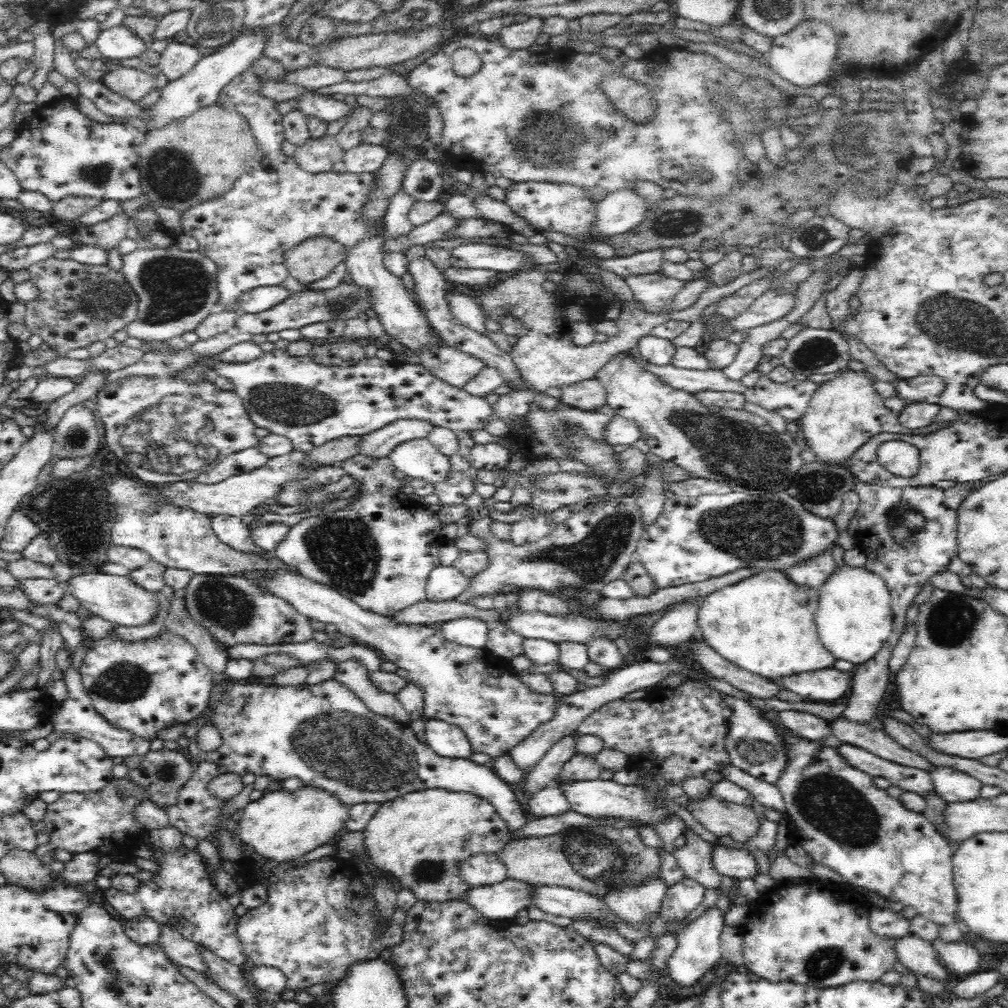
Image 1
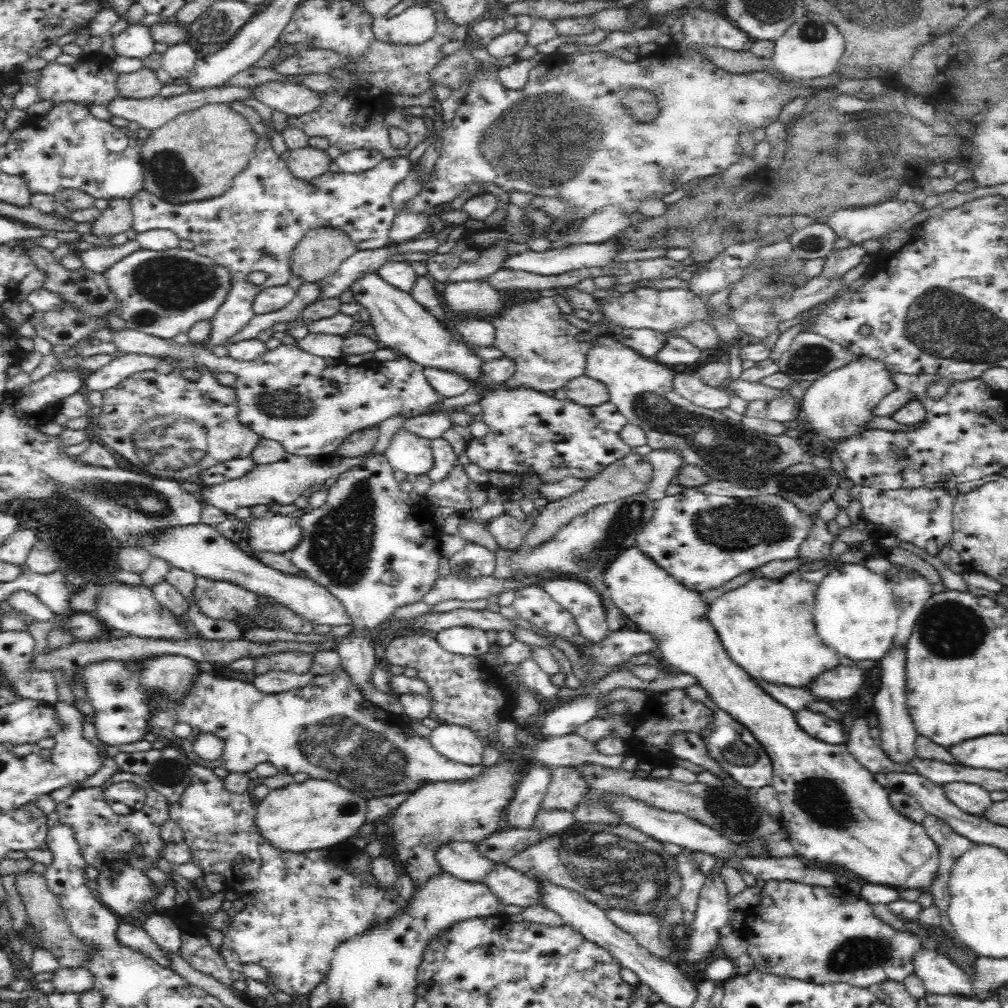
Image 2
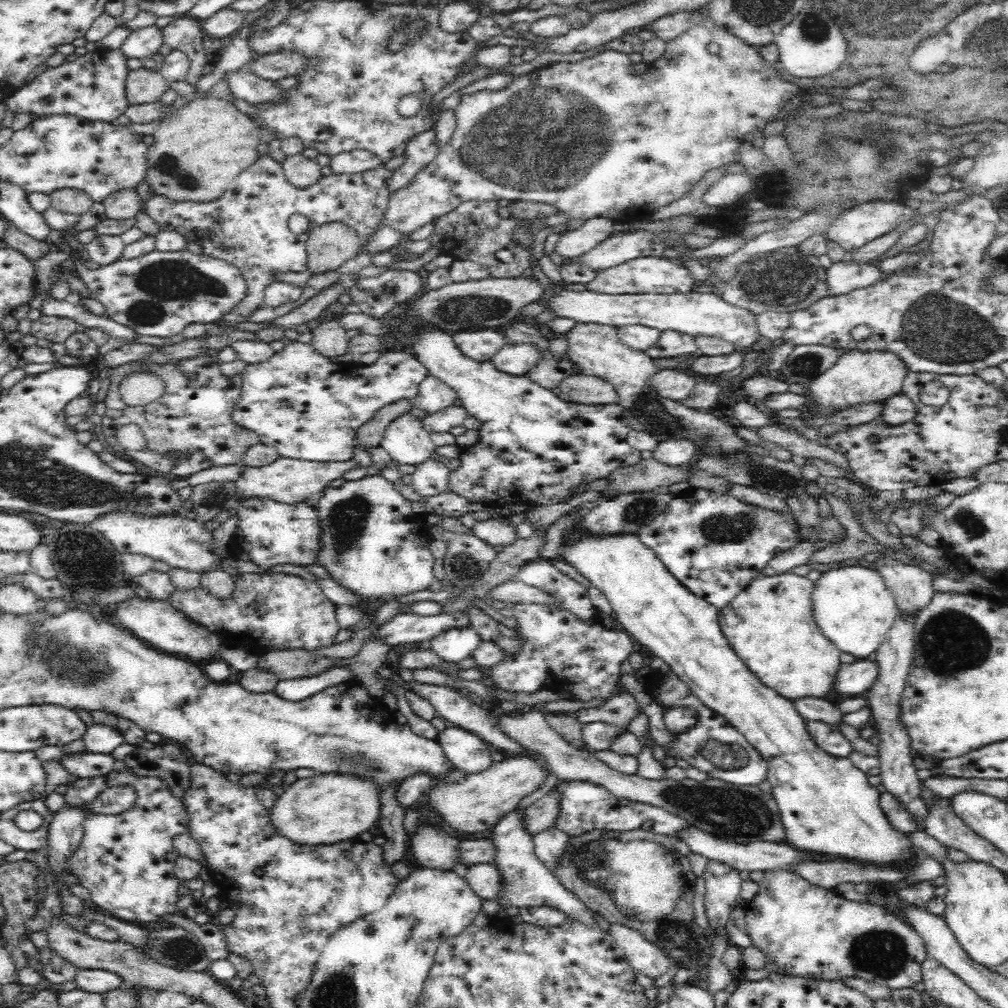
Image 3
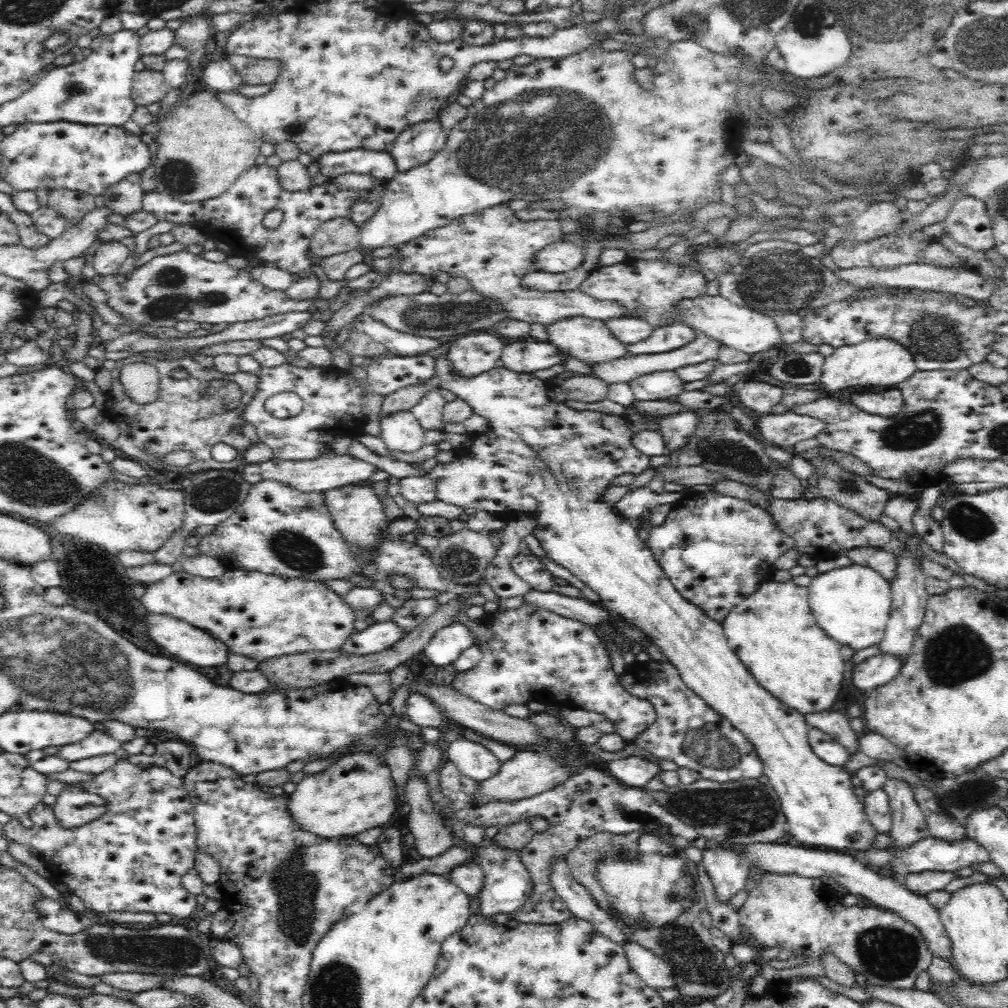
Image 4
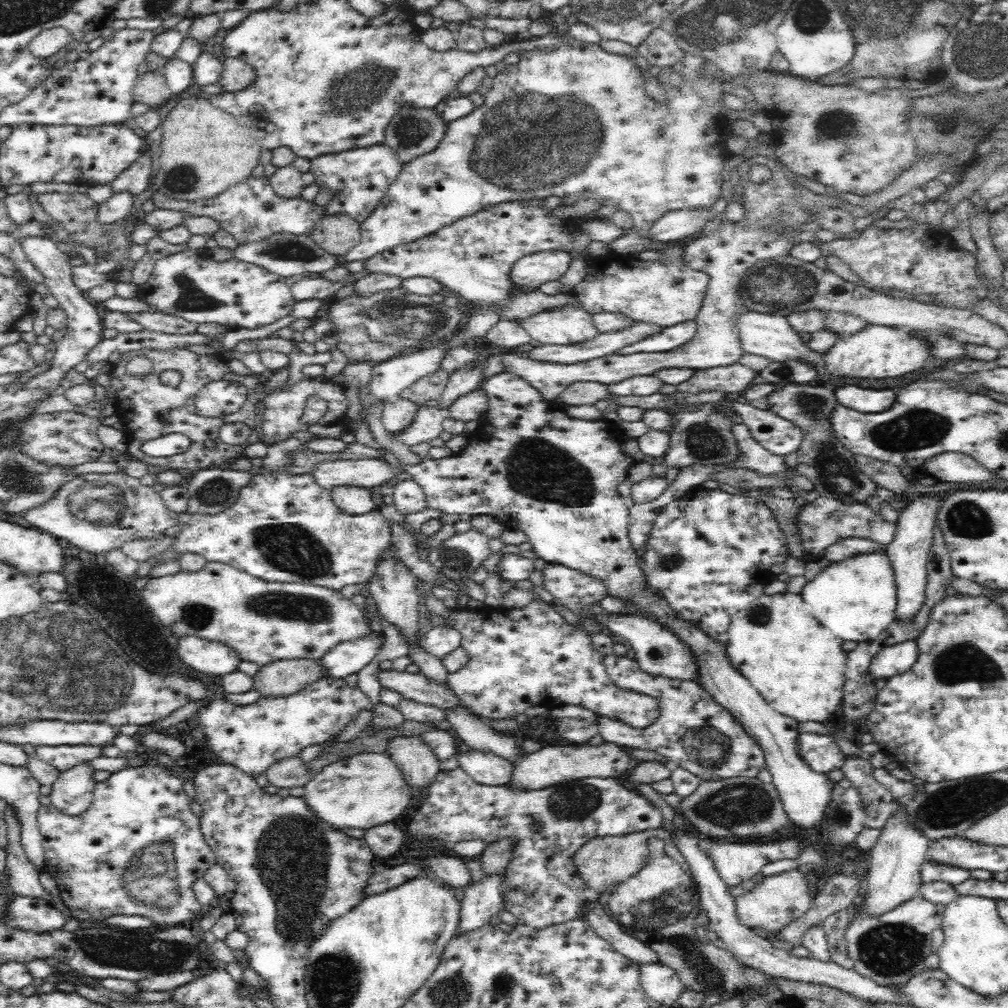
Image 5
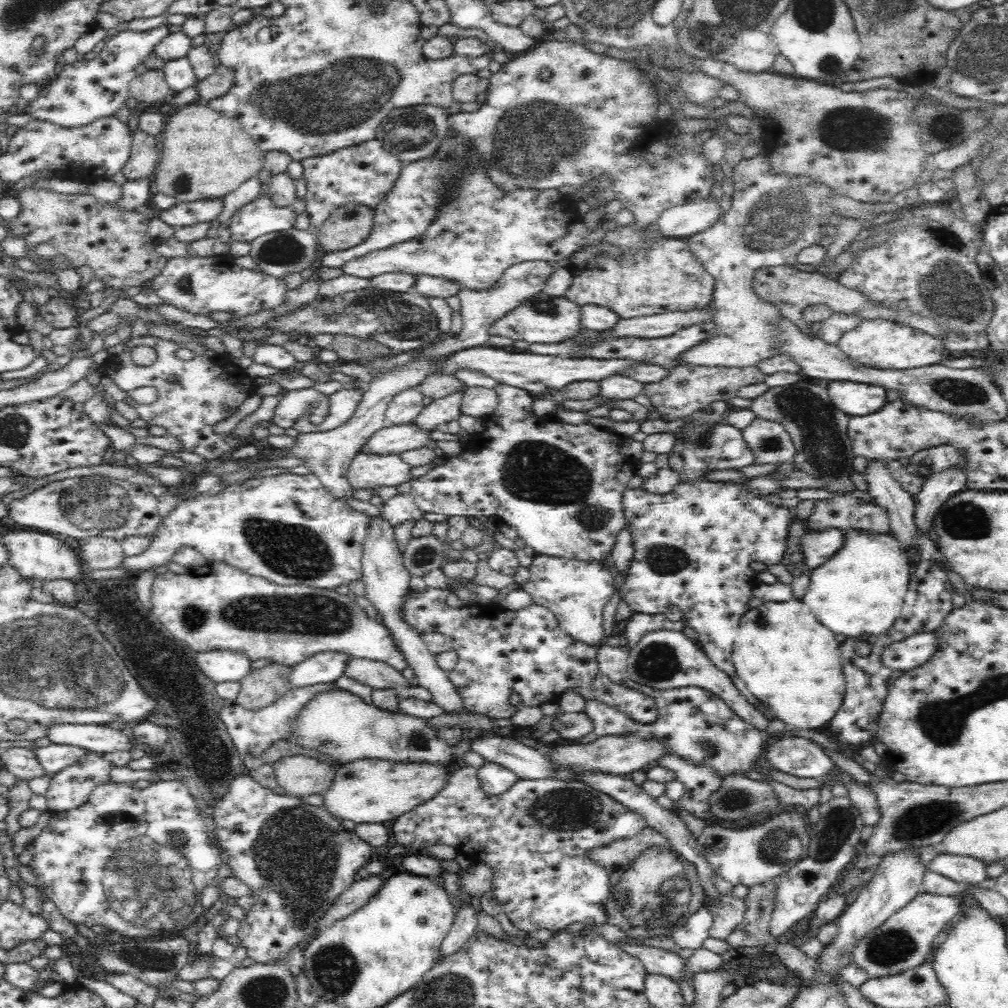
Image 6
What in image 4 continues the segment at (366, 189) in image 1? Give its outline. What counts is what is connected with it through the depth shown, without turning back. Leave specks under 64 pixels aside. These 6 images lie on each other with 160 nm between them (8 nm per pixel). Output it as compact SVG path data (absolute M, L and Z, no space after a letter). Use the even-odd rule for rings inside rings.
M267 165L255 166L246 170L224 194L203 202L181 202L156 190L146 192L142 211L156 215L160 221L189 224L201 230L207 238L217 238L234 261L259 258L270 266L298 277L306 274L311 266L304 254L309 250L312 235L318 226L333 218L350 217L354 204L363 196L363 192L336 190L331 181L324 186L314 186L304 193L294 194L280 187L276 169ZM274 210L284 213L284 217L277 229L267 230L262 220Z

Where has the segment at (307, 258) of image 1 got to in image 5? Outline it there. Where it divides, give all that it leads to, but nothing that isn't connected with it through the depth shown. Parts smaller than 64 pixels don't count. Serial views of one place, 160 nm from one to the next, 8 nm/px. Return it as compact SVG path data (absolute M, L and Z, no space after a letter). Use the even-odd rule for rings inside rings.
M345 213L325 216L311 237L320 248L339 258L360 242L361 223Z

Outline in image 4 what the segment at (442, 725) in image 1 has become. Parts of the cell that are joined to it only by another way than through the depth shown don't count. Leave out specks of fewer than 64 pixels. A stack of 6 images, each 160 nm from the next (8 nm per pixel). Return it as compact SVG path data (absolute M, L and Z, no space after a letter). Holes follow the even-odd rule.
M461 734L455 742L447 745L446 760L454 763L468 778L482 782L492 778L501 769L500 760L481 744L470 742Z

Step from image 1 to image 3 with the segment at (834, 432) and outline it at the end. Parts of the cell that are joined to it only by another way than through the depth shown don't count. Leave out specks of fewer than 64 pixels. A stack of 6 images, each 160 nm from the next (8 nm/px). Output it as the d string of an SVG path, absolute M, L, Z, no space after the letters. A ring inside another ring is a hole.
M846 349L826 372L809 384L808 401L824 408L832 408L835 412L855 406L854 404L882 402L884 398L901 392L907 374L905 363L889 350Z

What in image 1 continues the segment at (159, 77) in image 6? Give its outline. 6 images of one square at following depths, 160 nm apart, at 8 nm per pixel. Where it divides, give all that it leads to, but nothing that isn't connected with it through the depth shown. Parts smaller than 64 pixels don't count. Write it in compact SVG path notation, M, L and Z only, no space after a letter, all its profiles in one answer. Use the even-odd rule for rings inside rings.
M120 67L100 78L112 92L138 102L153 88L156 89L155 77L135 67Z

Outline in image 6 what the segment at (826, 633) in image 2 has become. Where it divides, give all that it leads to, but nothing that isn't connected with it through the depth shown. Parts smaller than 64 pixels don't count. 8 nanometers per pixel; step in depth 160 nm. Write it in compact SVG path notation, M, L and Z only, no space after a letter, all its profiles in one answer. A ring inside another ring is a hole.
M846 528L844 542L836 554L809 573L810 583L803 597L803 603L808 606L818 622L832 630L834 635L842 634L849 638L863 638L868 635L877 636L886 633L900 618L911 577L910 561L911 555L906 546L898 542L890 532L882 534Z

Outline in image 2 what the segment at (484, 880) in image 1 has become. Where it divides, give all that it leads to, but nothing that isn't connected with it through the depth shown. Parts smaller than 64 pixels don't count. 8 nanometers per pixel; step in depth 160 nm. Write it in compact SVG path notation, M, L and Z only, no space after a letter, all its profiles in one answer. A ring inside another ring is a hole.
M454 840L454 842L446 842L440 844L434 852L434 861L440 865L440 870L454 875L466 882L482 882L482 878L492 870L494 863L490 859L480 854L476 849L476 844L466 842L465 840Z

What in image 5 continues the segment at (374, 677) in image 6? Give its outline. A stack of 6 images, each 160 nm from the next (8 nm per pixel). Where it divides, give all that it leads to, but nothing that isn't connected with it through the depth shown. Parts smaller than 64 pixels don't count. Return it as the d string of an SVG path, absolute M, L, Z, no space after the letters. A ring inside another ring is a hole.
M385 665L377 672L379 686L402 695L403 698L436 706L438 708L452 708L462 704L452 690L437 684L434 680L425 678L422 674L409 674Z

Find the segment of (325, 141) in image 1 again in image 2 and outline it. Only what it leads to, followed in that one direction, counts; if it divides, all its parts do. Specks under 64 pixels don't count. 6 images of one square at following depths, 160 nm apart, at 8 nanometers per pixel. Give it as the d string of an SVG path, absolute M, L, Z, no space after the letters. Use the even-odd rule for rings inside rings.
M306 147L290 151L287 166L295 178L310 181L329 172L331 162L325 151Z

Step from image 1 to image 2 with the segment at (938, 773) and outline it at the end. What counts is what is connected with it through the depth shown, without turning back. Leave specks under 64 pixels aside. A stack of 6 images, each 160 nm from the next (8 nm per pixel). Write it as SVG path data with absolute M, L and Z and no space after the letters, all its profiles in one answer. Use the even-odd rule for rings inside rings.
M951 782L943 789L950 802L976 817L983 817L983 812L993 803L990 793L977 784Z

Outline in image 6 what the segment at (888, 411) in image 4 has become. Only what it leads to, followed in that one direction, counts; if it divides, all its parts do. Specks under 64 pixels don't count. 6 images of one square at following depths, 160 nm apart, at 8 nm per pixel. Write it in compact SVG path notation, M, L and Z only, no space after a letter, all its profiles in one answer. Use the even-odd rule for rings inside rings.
M847 380L829 381L825 385L832 404L849 417L876 413L887 402L885 389L881 386Z

